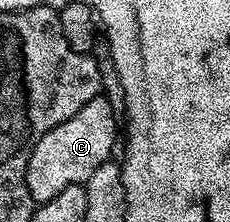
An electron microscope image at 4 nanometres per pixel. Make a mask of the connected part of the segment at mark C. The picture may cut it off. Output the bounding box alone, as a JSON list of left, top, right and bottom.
[25,96,117,203]

